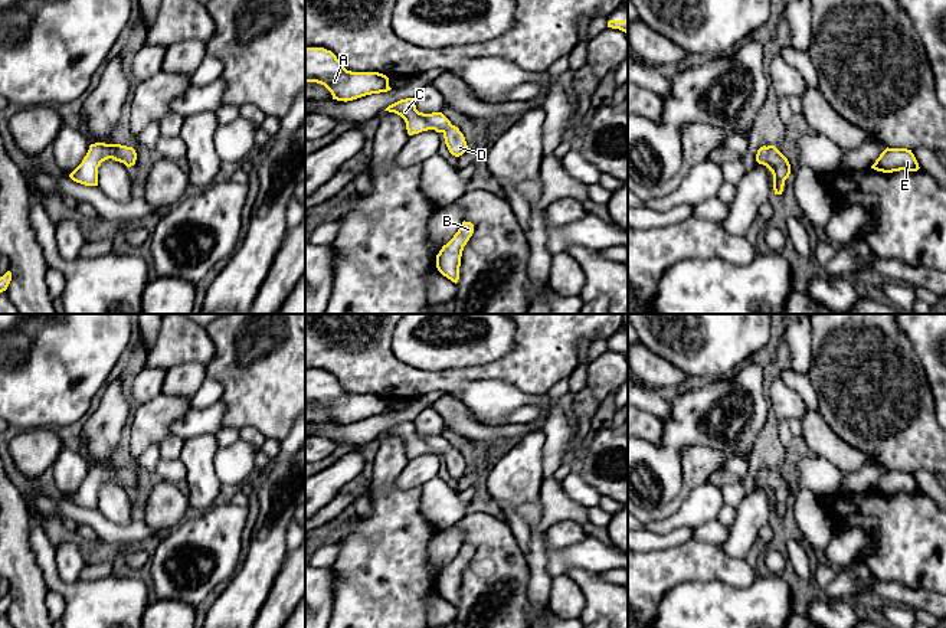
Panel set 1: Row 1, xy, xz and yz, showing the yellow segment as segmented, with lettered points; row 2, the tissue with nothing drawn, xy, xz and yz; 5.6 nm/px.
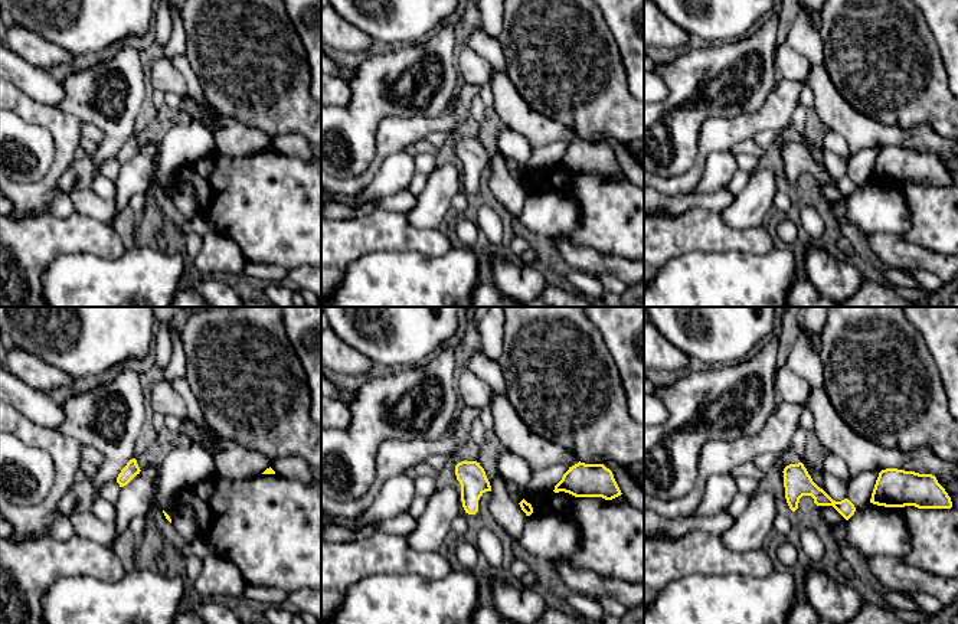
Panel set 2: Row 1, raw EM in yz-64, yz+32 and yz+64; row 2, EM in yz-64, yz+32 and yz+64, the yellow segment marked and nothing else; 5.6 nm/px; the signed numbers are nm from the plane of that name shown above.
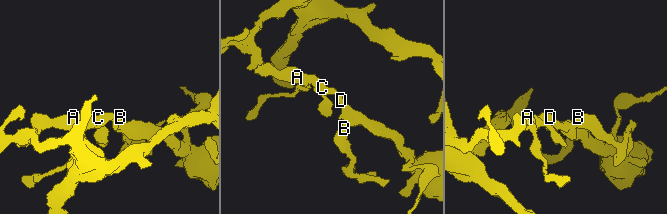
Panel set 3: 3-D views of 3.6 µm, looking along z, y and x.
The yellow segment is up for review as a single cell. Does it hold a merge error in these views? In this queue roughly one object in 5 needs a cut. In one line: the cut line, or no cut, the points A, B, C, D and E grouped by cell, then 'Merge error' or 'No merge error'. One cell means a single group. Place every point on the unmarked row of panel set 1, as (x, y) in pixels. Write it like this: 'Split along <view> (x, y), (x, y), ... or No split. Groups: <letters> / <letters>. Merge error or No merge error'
No split. Groups: A B C D E. No merge error

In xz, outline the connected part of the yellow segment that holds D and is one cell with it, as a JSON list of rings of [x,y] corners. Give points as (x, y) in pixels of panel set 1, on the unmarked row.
[[[413,421],[400,422],[389,428],[384,434],[400,438],[406,445],[409,458],[419,457],[428,452],[442,455],[449,475],[455,480],[462,478],[468,472],[465,459],[458,449],[452,448],[442,435],[419,435],[416,432]]]

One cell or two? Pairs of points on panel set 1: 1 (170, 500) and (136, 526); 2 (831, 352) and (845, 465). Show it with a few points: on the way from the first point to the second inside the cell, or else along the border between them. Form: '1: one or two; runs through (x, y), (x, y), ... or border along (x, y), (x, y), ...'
1: two; border along (143, 520), (156, 532)
2: two; border along (821, 415), (840, 438), (870, 457)

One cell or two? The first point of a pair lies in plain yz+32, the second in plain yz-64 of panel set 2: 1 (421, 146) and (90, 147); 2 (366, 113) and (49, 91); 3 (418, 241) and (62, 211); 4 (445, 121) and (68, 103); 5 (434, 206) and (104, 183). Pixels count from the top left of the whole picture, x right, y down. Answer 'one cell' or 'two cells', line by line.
1: one cell
2: two cells
3: two cells
4: two cells
5: two cells

